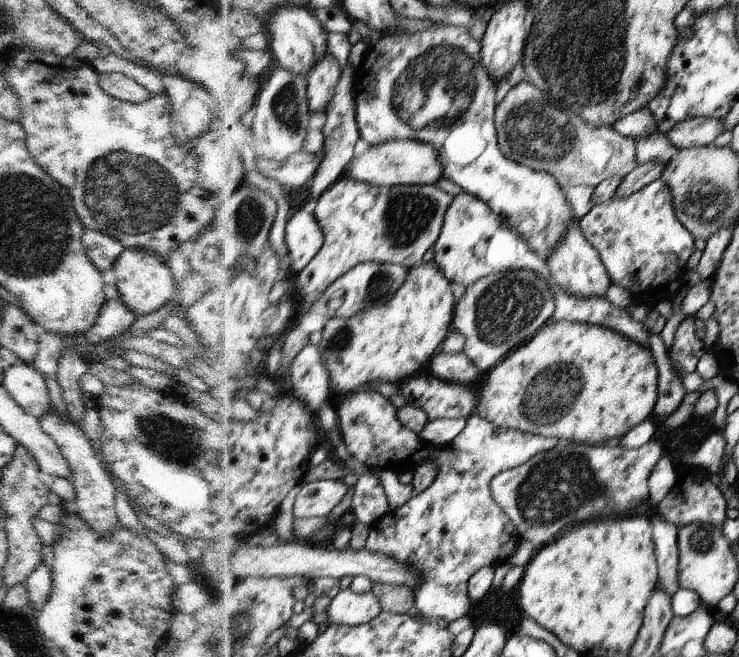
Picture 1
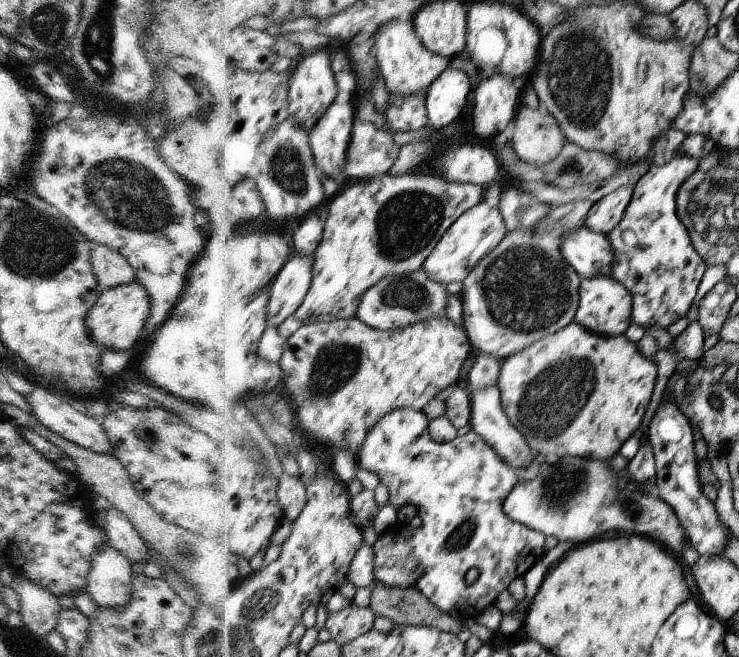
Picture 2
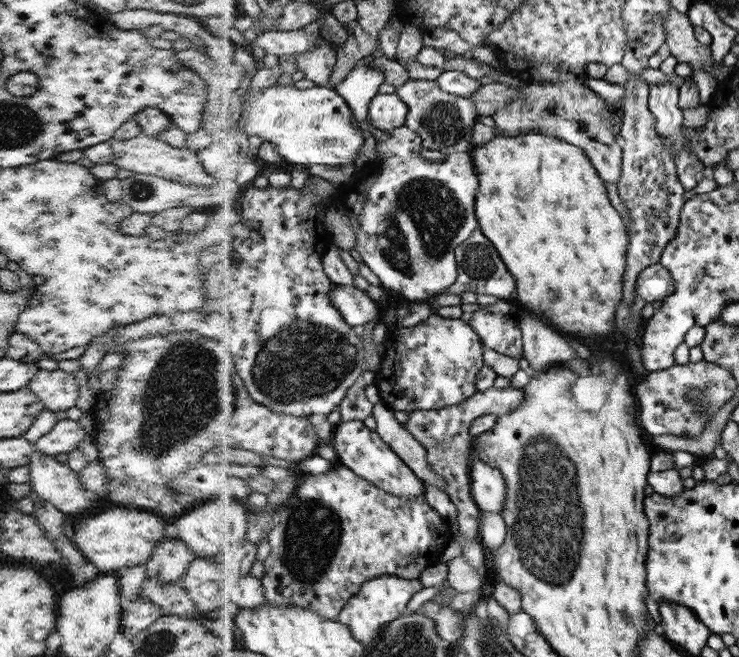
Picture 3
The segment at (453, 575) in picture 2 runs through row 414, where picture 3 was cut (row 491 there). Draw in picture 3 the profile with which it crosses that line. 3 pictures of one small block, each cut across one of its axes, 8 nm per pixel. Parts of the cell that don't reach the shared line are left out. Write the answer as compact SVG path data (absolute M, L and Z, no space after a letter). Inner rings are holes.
M354 420L352 422L341 422L335 426L333 436L333 447L338 454L337 463L345 463L363 475L376 486L383 487L390 494L402 498L417 498L427 496L423 491L422 479L415 470L386 442L375 430L368 428L366 422Z

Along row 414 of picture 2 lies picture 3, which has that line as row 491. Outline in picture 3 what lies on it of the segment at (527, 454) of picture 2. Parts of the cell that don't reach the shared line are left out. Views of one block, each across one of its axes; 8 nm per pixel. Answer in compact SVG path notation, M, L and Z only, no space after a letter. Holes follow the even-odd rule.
M478 459L469 468L471 495L479 509L500 513L505 507L507 484L504 475L493 466Z

